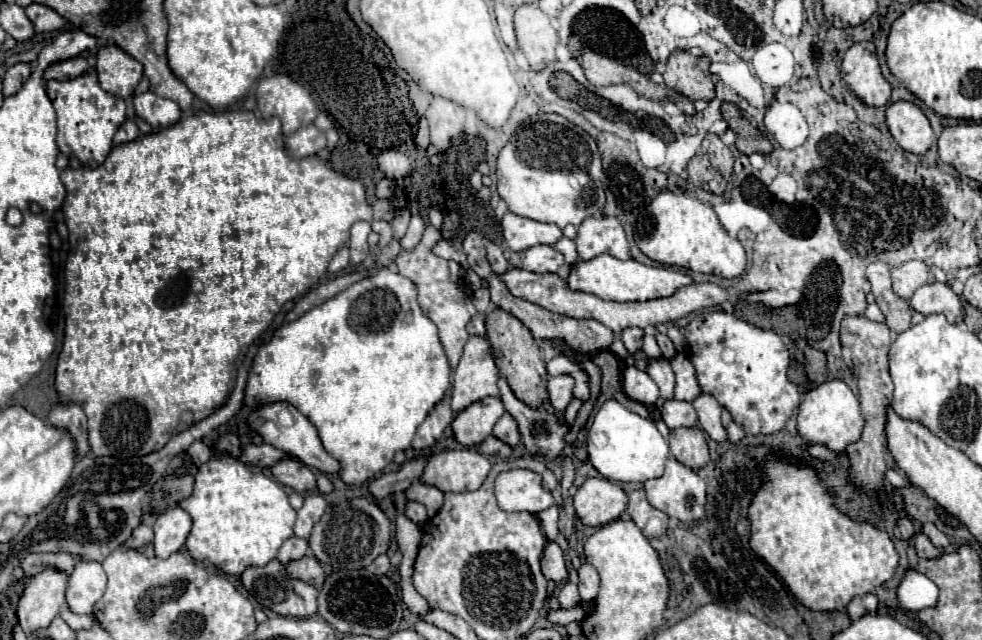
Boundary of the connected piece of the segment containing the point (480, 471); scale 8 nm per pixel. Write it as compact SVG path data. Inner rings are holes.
M454 448L434 454L420 478L442 492L478 490L492 470L492 462L474 448Z

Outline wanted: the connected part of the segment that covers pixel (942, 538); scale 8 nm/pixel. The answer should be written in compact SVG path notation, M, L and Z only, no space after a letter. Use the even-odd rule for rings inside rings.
M928 522L928 524L924 524L922 526L922 532L932 540L932 544L936 546L936 548L948 548L950 546L950 540L948 540L948 536L944 534L944 532L940 532L938 528L936 528L935 524L932 524L932 522Z

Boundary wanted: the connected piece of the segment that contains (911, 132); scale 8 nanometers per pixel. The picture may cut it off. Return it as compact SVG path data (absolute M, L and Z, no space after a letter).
M894 102L886 110L886 126L894 140L912 154L924 154L934 144L928 116L914 102Z

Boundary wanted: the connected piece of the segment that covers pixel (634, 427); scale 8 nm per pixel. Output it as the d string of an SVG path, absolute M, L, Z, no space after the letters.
M606 400L600 406L588 432L588 458L604 478L614 482L646 482L658 478L664 472L668 456L668 442L658 432L654 420L638 416L616 400Z

